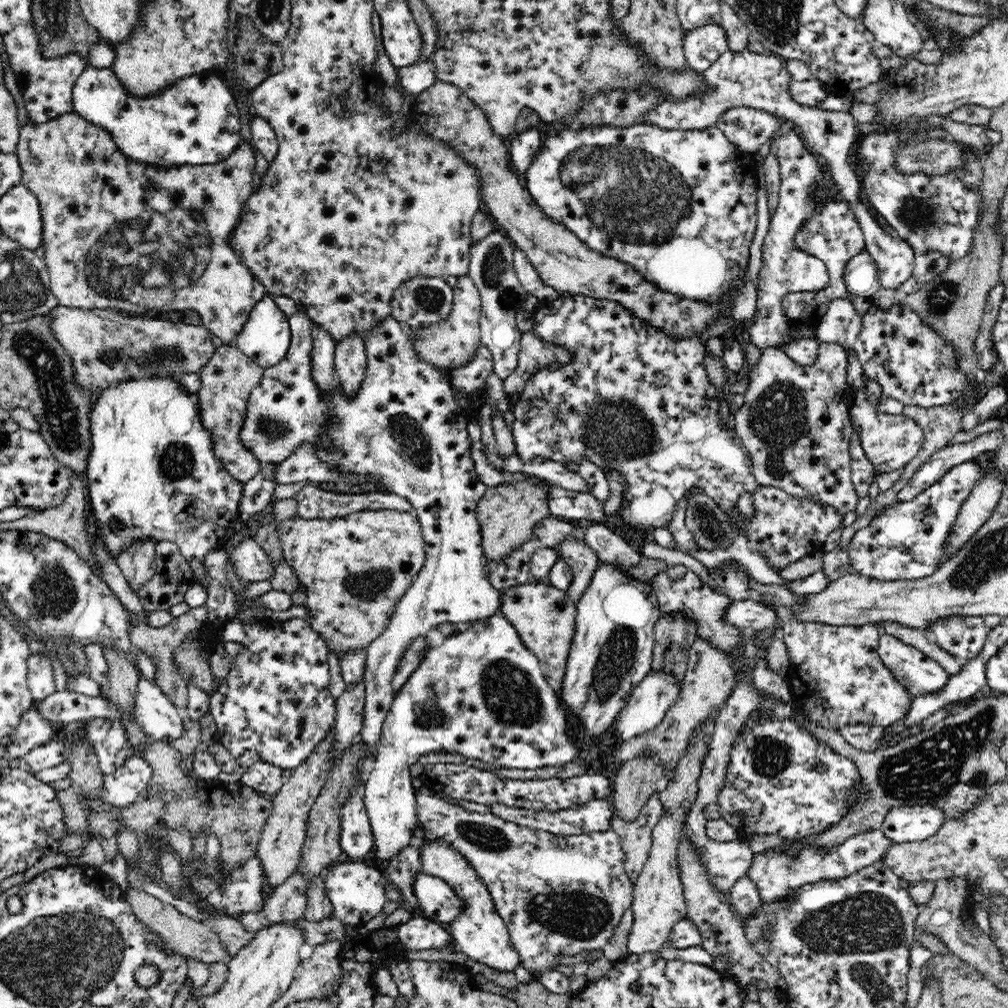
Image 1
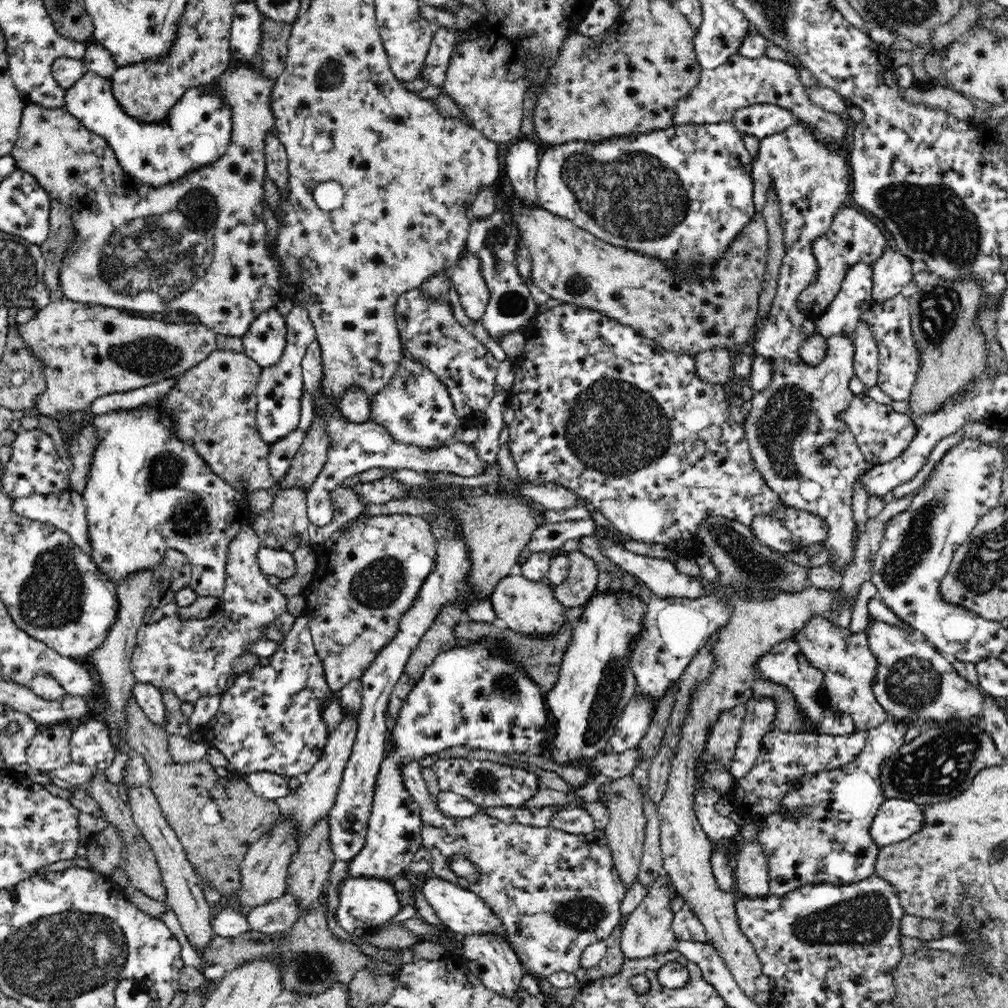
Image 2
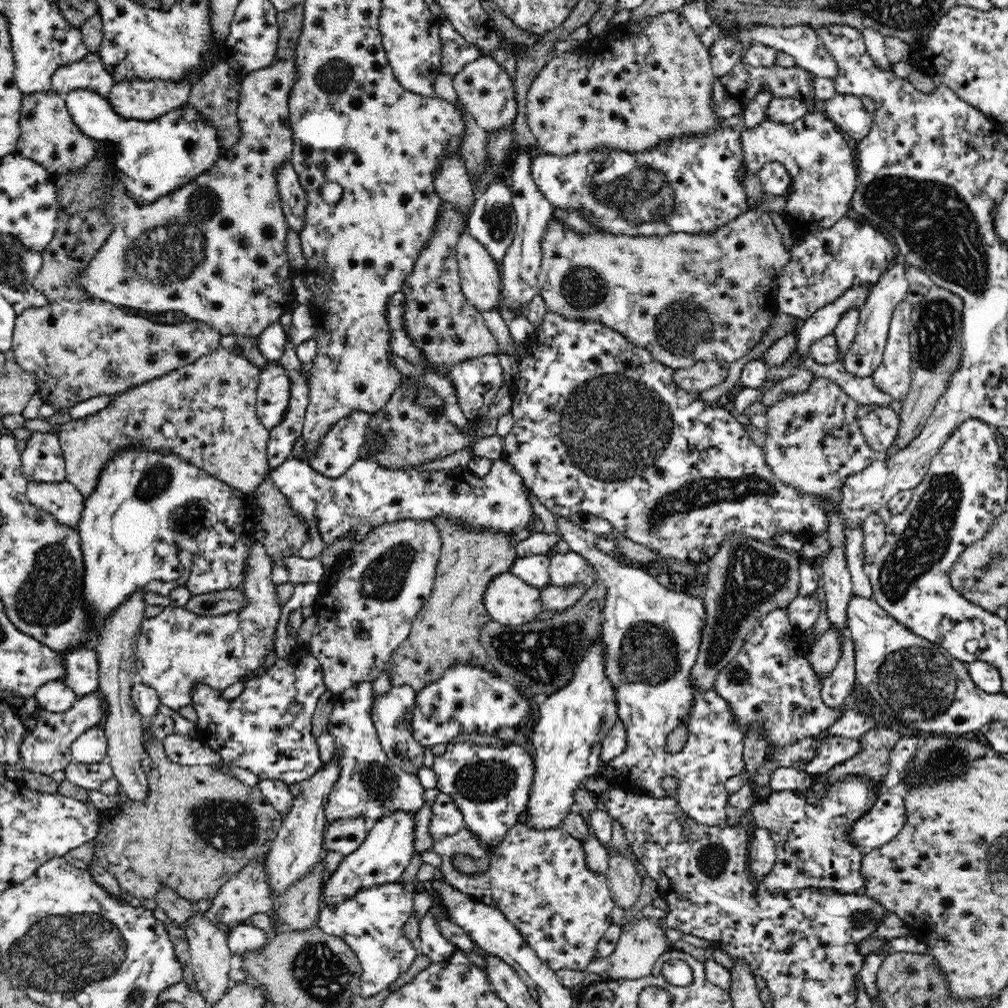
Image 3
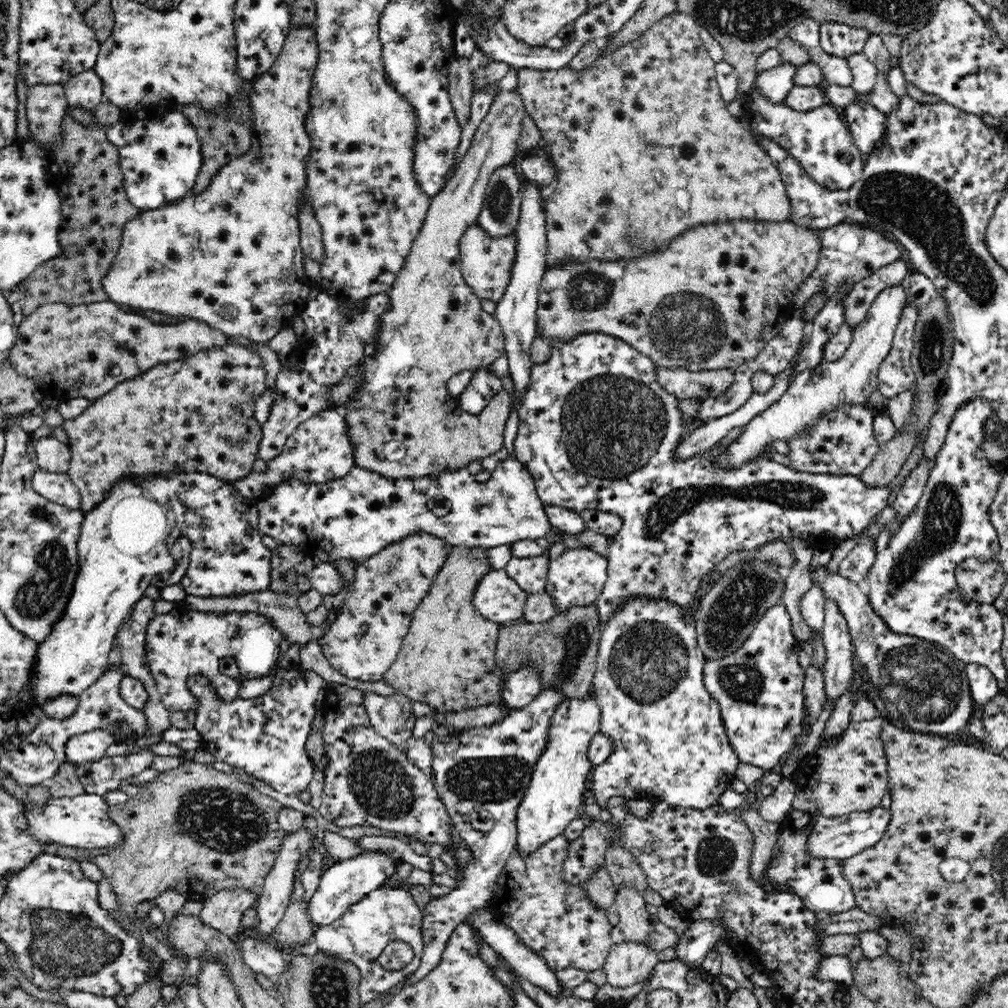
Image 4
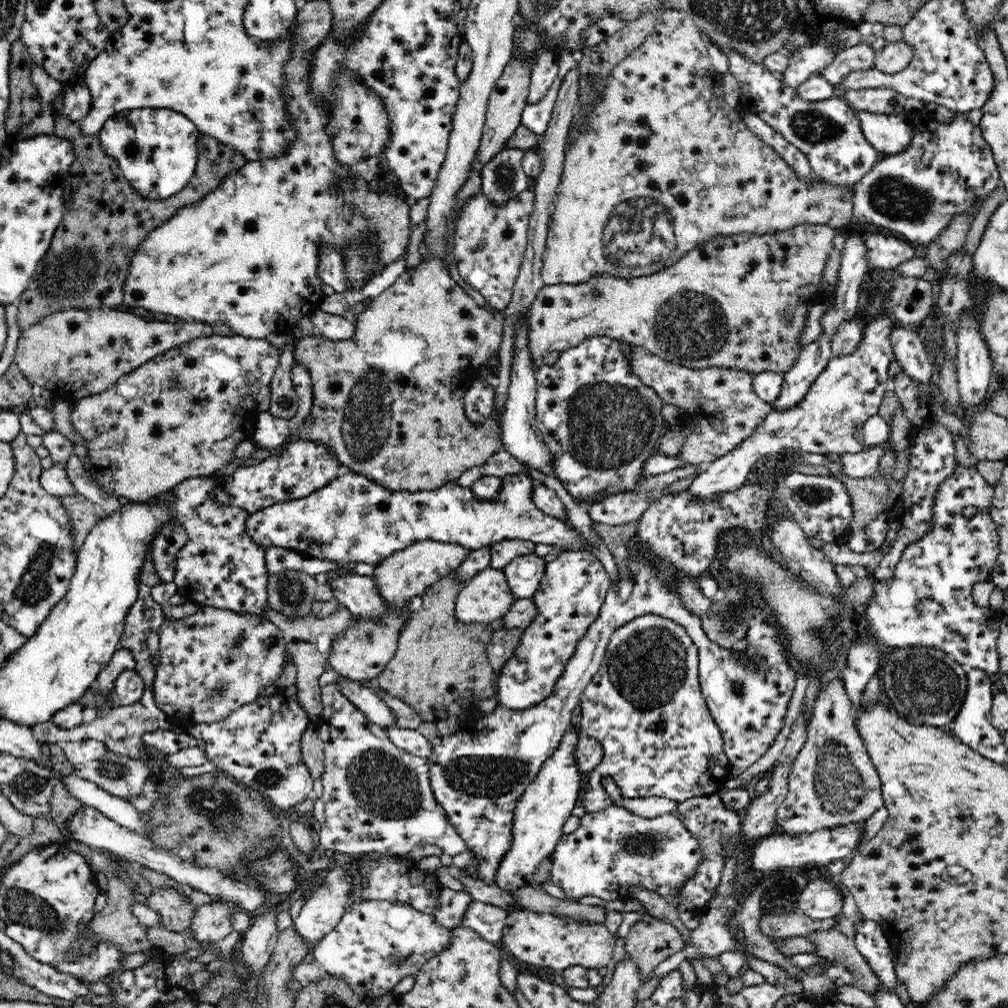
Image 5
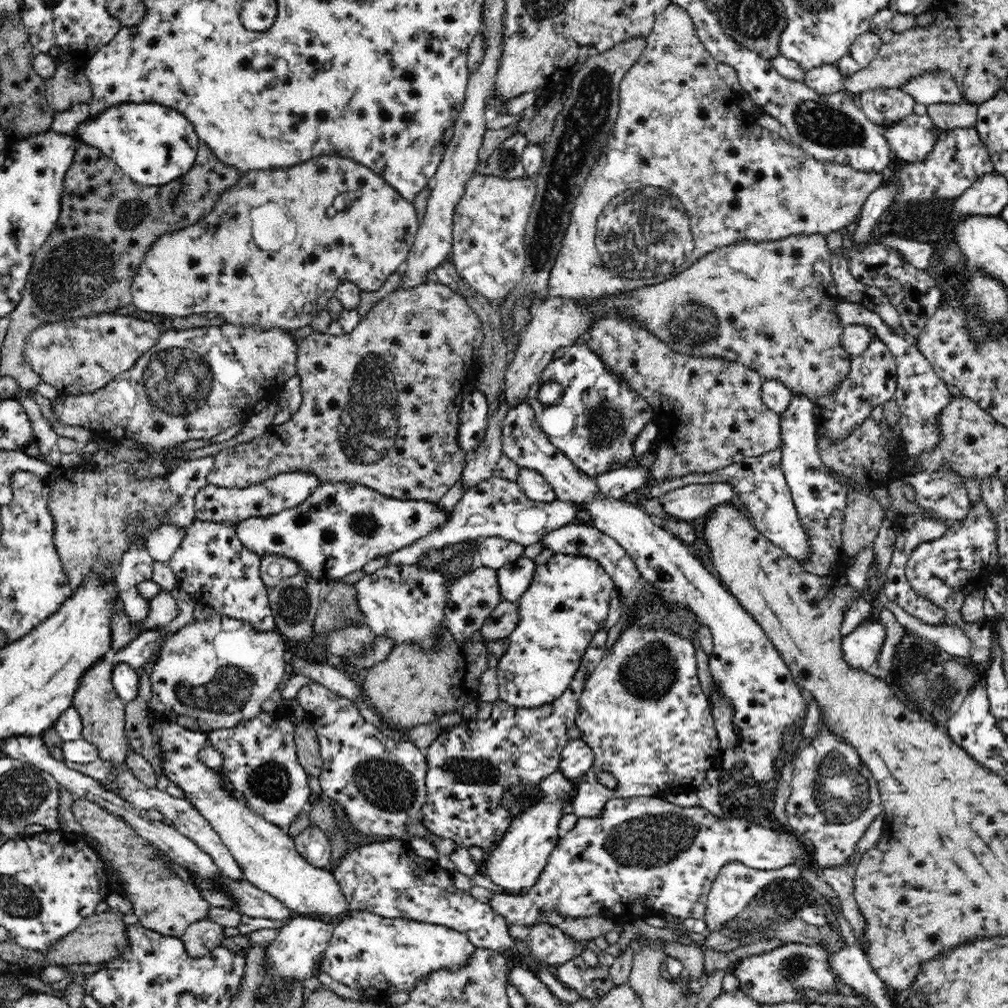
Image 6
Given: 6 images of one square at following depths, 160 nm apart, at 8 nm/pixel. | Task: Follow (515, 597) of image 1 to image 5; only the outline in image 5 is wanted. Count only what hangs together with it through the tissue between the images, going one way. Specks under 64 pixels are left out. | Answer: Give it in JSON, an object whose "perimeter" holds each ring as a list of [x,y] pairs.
{"perimeter":[[[490,567],[469,578],[458,596],[456,617],[464,623],[489,624],[507,613],[515,601],[503,569]]]}

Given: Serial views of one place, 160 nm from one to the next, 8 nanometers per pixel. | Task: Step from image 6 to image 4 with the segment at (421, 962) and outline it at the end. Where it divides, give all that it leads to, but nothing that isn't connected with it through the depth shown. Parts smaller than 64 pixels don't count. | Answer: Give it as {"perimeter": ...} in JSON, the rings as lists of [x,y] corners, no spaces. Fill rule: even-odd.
{"perimeter":[[[380,887],[366,894],[360,902],[354,903],[342,918],[334,920],[327,926],[320,926],[316,931],[317,948],[327,950],[328,953],[337,955],[353,962],[361,972],[359,980],[359,995],[362,1003],[370,1002],[392,987],[400,986],[404,978],[412,974],[420,966],[424,941],[422,941],[423,912],[412,899],[410,891],[394,887]],[[402,940],[412,947],[414,956],[406,967],[392,971],[384,969],[376,963],[382,950],[390,942]]]}

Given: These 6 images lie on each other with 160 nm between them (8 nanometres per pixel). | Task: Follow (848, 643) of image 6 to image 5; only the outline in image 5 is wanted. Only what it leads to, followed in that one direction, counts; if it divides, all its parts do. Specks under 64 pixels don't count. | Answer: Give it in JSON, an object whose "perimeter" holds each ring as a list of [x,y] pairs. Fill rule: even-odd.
{"perimeter":[[[958,466],[958,470],[955,470],[954,468],[954,474],[950,474],[950,478],[943,479],[942,482],[938,484],[938,492],[934,494],[934,510],[931,511],[930,530],[928,530],[922,538],[915,539],[914,542],[908,543],[906,548],[902,550],[902,556],[900,556],[898,564],[896,564],[894,568],[894,574],[892,574],[890,578],[883,579],[882,582],[878,582],[878,584],[876,584],[876,588],[874,588],[872,592],[874,593],[874,598],[872,598],[872,602],[868,601],[868,610],[864,610],[867,617],[867,622],[869,622],[870,625],[870,634],[860,634],[860,637],[856,638],[856,642],[850,646],[850,650],[848,650],[845,661],[842,664],[842,681],[844,681],[844,685],[846,686],[848,698],[855,706],[861,704],[862,696],[866,690],[868,682],[870,682],[870,680],[874,678],[875,674],[878,672],[879,659],[890,646],[930,646],[930,648],[938,648],[938,650],[951,654],[954,661],[958,662],[960,665],[963,665],[965,668],[979,669],[988,674],[992,672],[993,677],[994,672],[999,672],[1000,666],[997,652],[997,638],[999,635],[999,630],[1004,623],[988,622],[988,620],[990,620],[990,616],[992,616],[992,612],[990,612],[990,610],[980,610],[980,608],[978,608],[978,605],[974,602],[972,590],[974,582],[991,580],[991,574],[994,572],[994,564],[998,558],[998,529],[994,524],[994,521],[991,520],[990,511],[988,511],[990,504],[993,502],[994,491],[994,487],[990,486],[989,483],[985,481],[985,478],[977,471],[976,468],[972,468],[972,470],[970,470],[970,468],[962,468],[962,466]],[[970,506],[972,506],[972,508],[978,508],[978,512],[968,518],[968,516],[964,516],[964,510],[966,510],[966,508],[970,508]],[[976,632],[980,632],[980,634],[976,634]],[[970,634],[972,634],[972,636],[974,636],[974,634],[976,634],[976,636],[986,636],[986,634],[988,634],[988,636],[986,636],[986,638],[962,638],[962,636],[970,636]]]}

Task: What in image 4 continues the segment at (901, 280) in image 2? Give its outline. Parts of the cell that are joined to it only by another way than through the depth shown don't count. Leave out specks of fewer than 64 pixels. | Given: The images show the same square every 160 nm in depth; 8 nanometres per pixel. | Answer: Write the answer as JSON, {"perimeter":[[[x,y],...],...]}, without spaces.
{"perimeter":[[[901,285],[882,289],[867,311],[866,318],[853,328],[852,342],[842,358],[834,362],[823,361],[812,370],[802,370],[800,374],[793,376],[786,392],[748,422],[734,446],[730,446],[725,457],[721,458],[721,466],[726,466],[726,462],[729,466],[742,466],[758,454],[765,455],[774,441],[787,442],[786,438],[794,438],[814,426],[814,422],[822,414],[834,408],[846,404],[866,407],[868,398],[878,391],[878,370],[892,348],[896,326],[906,306],[907,294]]]}

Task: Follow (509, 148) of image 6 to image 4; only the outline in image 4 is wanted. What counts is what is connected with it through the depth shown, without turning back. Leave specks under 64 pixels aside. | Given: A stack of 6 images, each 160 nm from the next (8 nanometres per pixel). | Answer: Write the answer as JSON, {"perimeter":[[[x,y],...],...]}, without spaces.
{"perimeter":[[[512,161],[490,176],[483,208],[477,224],[493,238],[504,238],[515,234],[521,213],[523,185],[525,180],[516,172]]]}

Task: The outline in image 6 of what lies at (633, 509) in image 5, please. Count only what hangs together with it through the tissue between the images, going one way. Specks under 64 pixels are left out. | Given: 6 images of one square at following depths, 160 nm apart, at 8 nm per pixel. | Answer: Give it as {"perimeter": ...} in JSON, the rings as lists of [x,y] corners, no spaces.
{"perimeter":[[[776,448],[762,456],[746,457],[736,464],[726,466],[714,472],[706,472],[706,474],[688,474],[682,478],[670,478],[670,480],[662,480],[662,482],[647,482],[640,488],[632,490],[630,494],[622,496],[624,501],[634,505],[642,505],[647,500],[660,498],[663,494],[688,486],[689,484],[714,484],[714,482],[729,482],[733,486],[734,492],[740,502],[748,508],[750,519],[754,526],[762,536],[766,537],[770,542],[774,543],[787,556],[802,564],[810,555],[809,535],[806,534],[805,527],[802,526],[801,519],[798,516],[791,490],[789,489],[785,473],[781,469],[781,449]]]}

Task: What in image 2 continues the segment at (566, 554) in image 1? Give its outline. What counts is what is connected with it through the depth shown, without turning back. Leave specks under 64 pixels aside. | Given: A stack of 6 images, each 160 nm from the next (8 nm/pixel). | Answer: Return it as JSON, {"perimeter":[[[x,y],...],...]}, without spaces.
{"perimeter":[[[580,550],[567,552],[566,556],[570,559],[568,576],[564,582],[556,585],[553,593],[562,606],[583,606],[595,594],[599,568],[594,559]]]}

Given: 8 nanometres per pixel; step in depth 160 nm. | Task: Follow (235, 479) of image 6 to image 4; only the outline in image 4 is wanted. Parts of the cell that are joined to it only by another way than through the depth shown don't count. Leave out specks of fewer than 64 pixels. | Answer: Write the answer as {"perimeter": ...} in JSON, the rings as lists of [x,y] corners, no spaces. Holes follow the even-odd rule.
{"perimeter":[[[500,89],[497,92],[497,96],[493,98],[493,103],[490,105],[488,113],[477,127],[471,145],[464,155],[462,162],[460,162],[460,165],[456,167],[454,176],[450,178],[445,189],[442,190],[440,194],[436,194],[436,196],[431,198],[430,210],[426,213],[424,226],[422,226],[420,234],[418,234],[418,237],[414,240],[414,244],[405,260],[405,264],[402,265],[400,272],[398,272],[397,277],[394,279],[393,287],[387,292],[390,296],[390,310],[381,316],[381,330],[380,333],[377,334],[380,338],[380,343],[375,345],[375,353],[371,357],[366,357],[361,361],[361,370],[364,370],[365,375],[364,385],[357,390],[356,400],[354,400],[354,402],[350,401],[350,405],[346,405],[344,410],[342,410],[347,422],[347,432],[349,432],[347,434],[348,438],[350,438],[350,443],[354,445],[355,466],[371,470],[386,478],[422,478],[422,476],[427,476],[429,474],[438,474],[439,471],[452,471],[458,467],[467,467],[472,460],[486,458],[486,456],[498,453],[503,448],[504,427],[506,426],[508,416],[510,416],[510,393],[500,392],[498,394],[500,400],[494,400],[494,420],[478,420],[476,415],[470,415],[462,410],[458,402],[450,400],[446,382],[448,382],[454,374],[458,374],[459,372],[476,369],[478,367],[487,367],[490,363],[493,363],[497,358],[505,354],[505,336],[503,335],[498,319],[496,319],[495,315],[489,314],[481,308],[481,300],[475,296],[474,291],[472,291],[468,283],[464,280],[461,271],[459,248],[461,246],[462,236],[464,236],[466,230],[477,224],[478,215],[482,211],[483,200],[486,197],[490,176],[492,176],[497,168],[508,166],[513,161],[514,154],[516,154],[516,149],[518,147],[517,142],[522,130],[522,119],[526,116],[527,112],[526,109],[524,109],[522,97],[520,97],[518,90],[512,90],[511,92]],[[392,440],[400,441],[404,444],[407,451],[406,457],[393,462],[384,457],[384,446]]]}

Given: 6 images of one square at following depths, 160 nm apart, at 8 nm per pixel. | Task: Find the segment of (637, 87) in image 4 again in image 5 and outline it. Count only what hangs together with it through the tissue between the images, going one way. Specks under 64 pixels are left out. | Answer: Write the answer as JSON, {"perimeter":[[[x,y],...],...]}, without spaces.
{"perimeter":[[[665,9],[658,16],[652,32],[646,40],[632,50],[622,62],[610,70],[610,78],[602,88],[599,98],[591,104],[590,110],[578,120],[580,134],[567,144],[565,150],[565,164],[558,188],[557,203],[550,215],[549,232],[547,233],[547,246],[544,252],[541,277],[543,283],[578,283],[594,278],[595,275],[613,275],[614,277],[632,278],[635,275],[648,275],[663,271],[666,267],[676,263],[688,250],[699,247],[710,239],[719,235],[754,234],[766,235],[772,232],[789,230],[799,225],[828,225],[839,229],[850,225],[852,220],[852,207],[854,202],[851,187],[834,185],[824,182],[818,177],[814,182],[804,182],[787,166],[778,151],[774,151],[766,142],[758,138],[752,130],[742,122],[738,110],[728,106],[723,96],[722,85],[719,84],[719,72],[714,70],[710,59],[706,39],[703,38],[697,23],[686,12],[678,9]]]}

